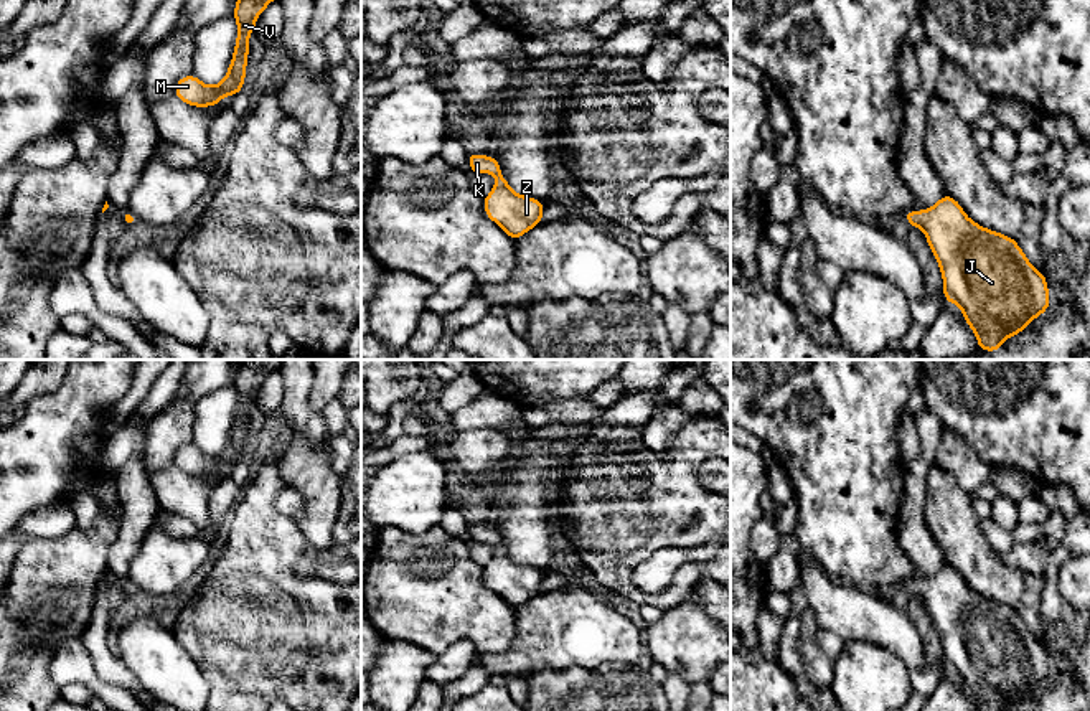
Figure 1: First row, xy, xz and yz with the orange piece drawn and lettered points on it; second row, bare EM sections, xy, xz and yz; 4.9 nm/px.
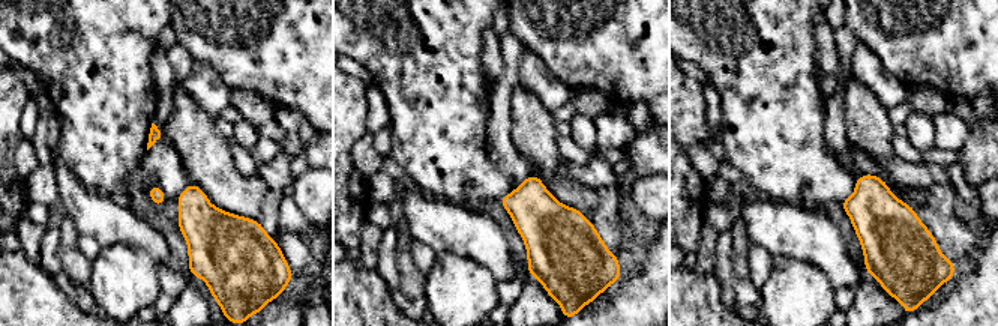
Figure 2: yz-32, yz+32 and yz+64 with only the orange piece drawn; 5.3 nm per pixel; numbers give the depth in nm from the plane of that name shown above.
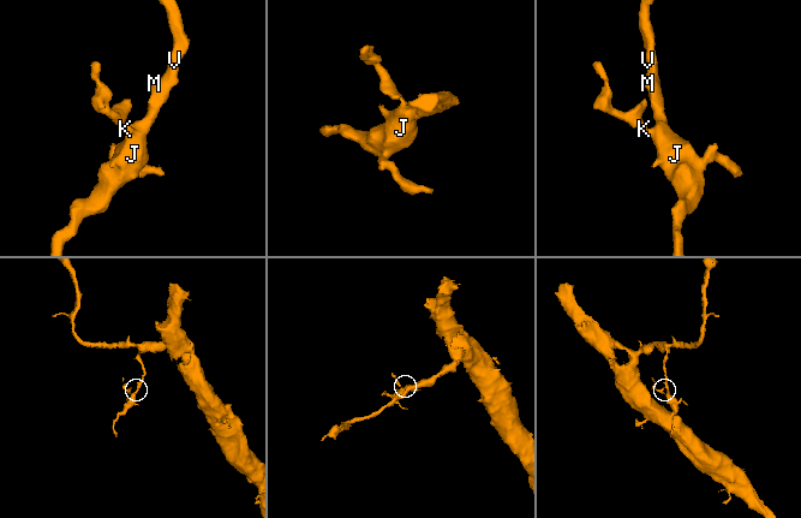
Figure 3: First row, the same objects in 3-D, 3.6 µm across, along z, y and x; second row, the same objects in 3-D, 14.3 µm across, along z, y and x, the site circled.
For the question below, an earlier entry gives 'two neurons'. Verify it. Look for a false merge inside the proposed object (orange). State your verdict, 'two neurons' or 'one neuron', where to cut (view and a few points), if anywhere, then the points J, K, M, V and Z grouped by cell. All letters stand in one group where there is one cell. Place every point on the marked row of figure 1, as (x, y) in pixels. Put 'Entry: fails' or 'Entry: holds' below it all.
one neuron; no cut; J K M V Z
Entry: fails

